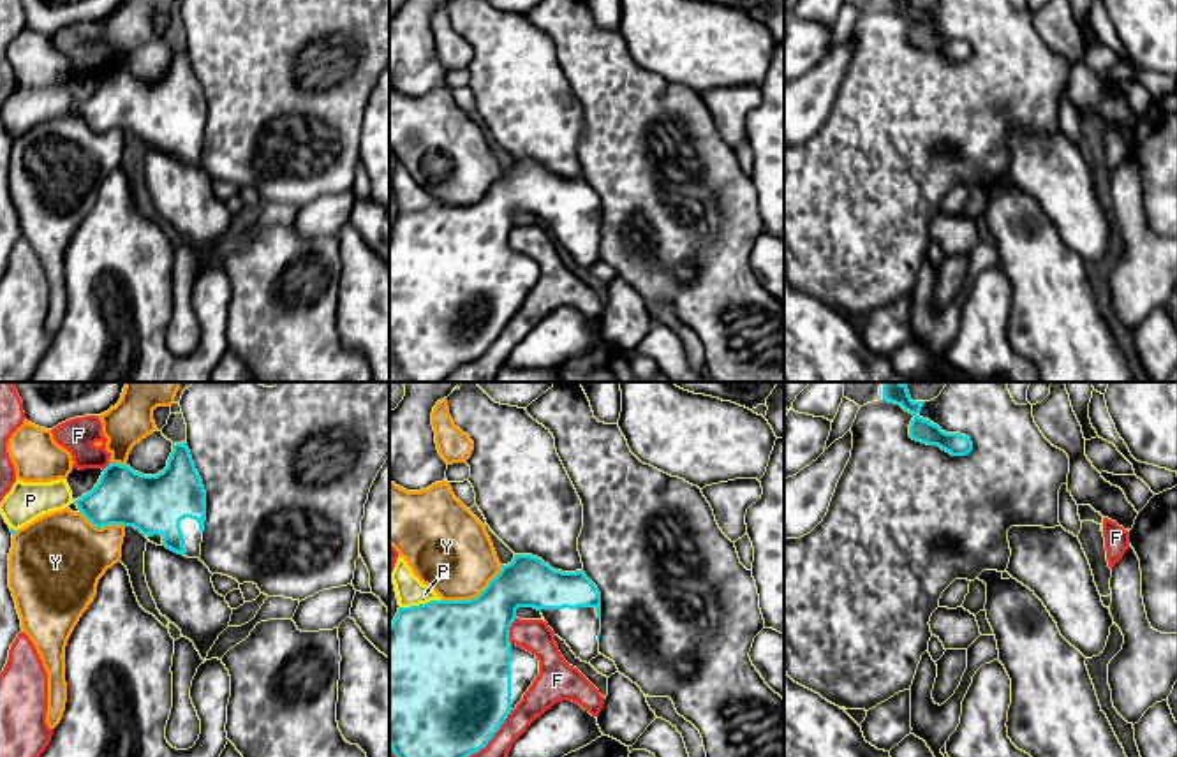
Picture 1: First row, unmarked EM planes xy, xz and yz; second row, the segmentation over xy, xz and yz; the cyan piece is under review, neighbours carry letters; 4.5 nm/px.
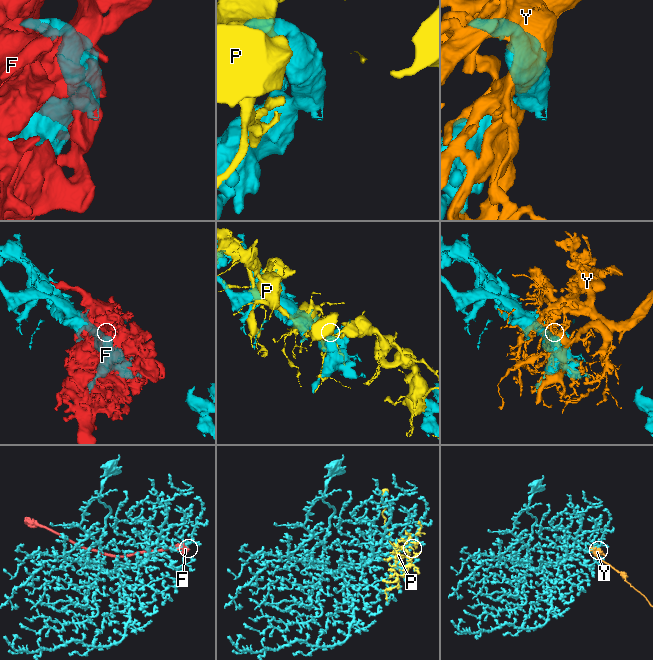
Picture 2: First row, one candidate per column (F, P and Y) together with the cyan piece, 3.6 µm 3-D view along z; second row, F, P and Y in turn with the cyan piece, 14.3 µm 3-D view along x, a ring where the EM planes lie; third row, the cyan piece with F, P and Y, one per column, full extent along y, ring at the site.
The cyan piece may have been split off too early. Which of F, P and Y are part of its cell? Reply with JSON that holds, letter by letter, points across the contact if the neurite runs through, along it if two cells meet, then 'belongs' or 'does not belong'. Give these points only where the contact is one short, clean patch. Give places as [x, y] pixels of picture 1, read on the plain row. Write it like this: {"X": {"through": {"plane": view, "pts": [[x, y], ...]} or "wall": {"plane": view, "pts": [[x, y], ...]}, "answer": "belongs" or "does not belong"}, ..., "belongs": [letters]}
{"F": {"answer": "does not belong"}, "P": {"answer": "does not belong"}, "Y": {"answer": "does not belong"}, "belongs": []}

